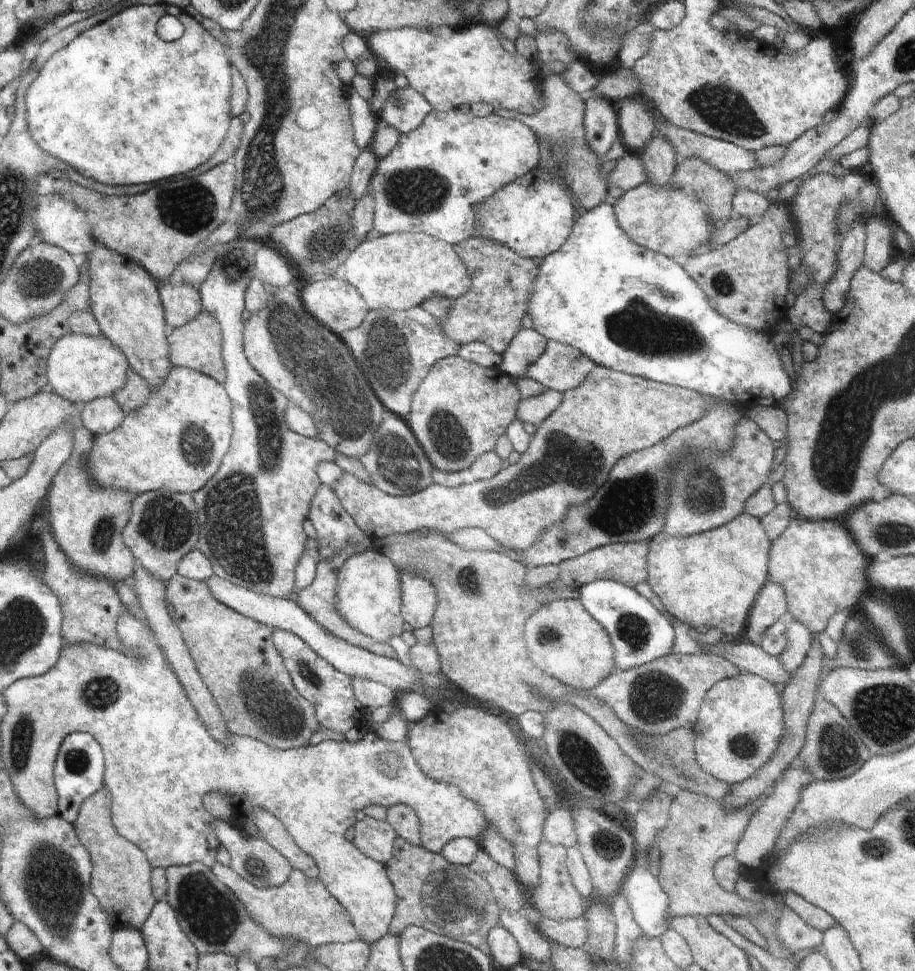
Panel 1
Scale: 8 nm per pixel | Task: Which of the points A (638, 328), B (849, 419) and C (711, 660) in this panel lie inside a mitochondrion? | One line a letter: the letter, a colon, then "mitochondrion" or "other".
A: mitochondrion
B: mitochondrion
C: other

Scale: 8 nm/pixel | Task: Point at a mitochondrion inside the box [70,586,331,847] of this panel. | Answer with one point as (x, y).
(278, 716)

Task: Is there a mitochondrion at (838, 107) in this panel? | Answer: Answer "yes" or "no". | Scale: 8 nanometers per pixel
no

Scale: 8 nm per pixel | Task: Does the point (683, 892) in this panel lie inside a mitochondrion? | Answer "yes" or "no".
no

